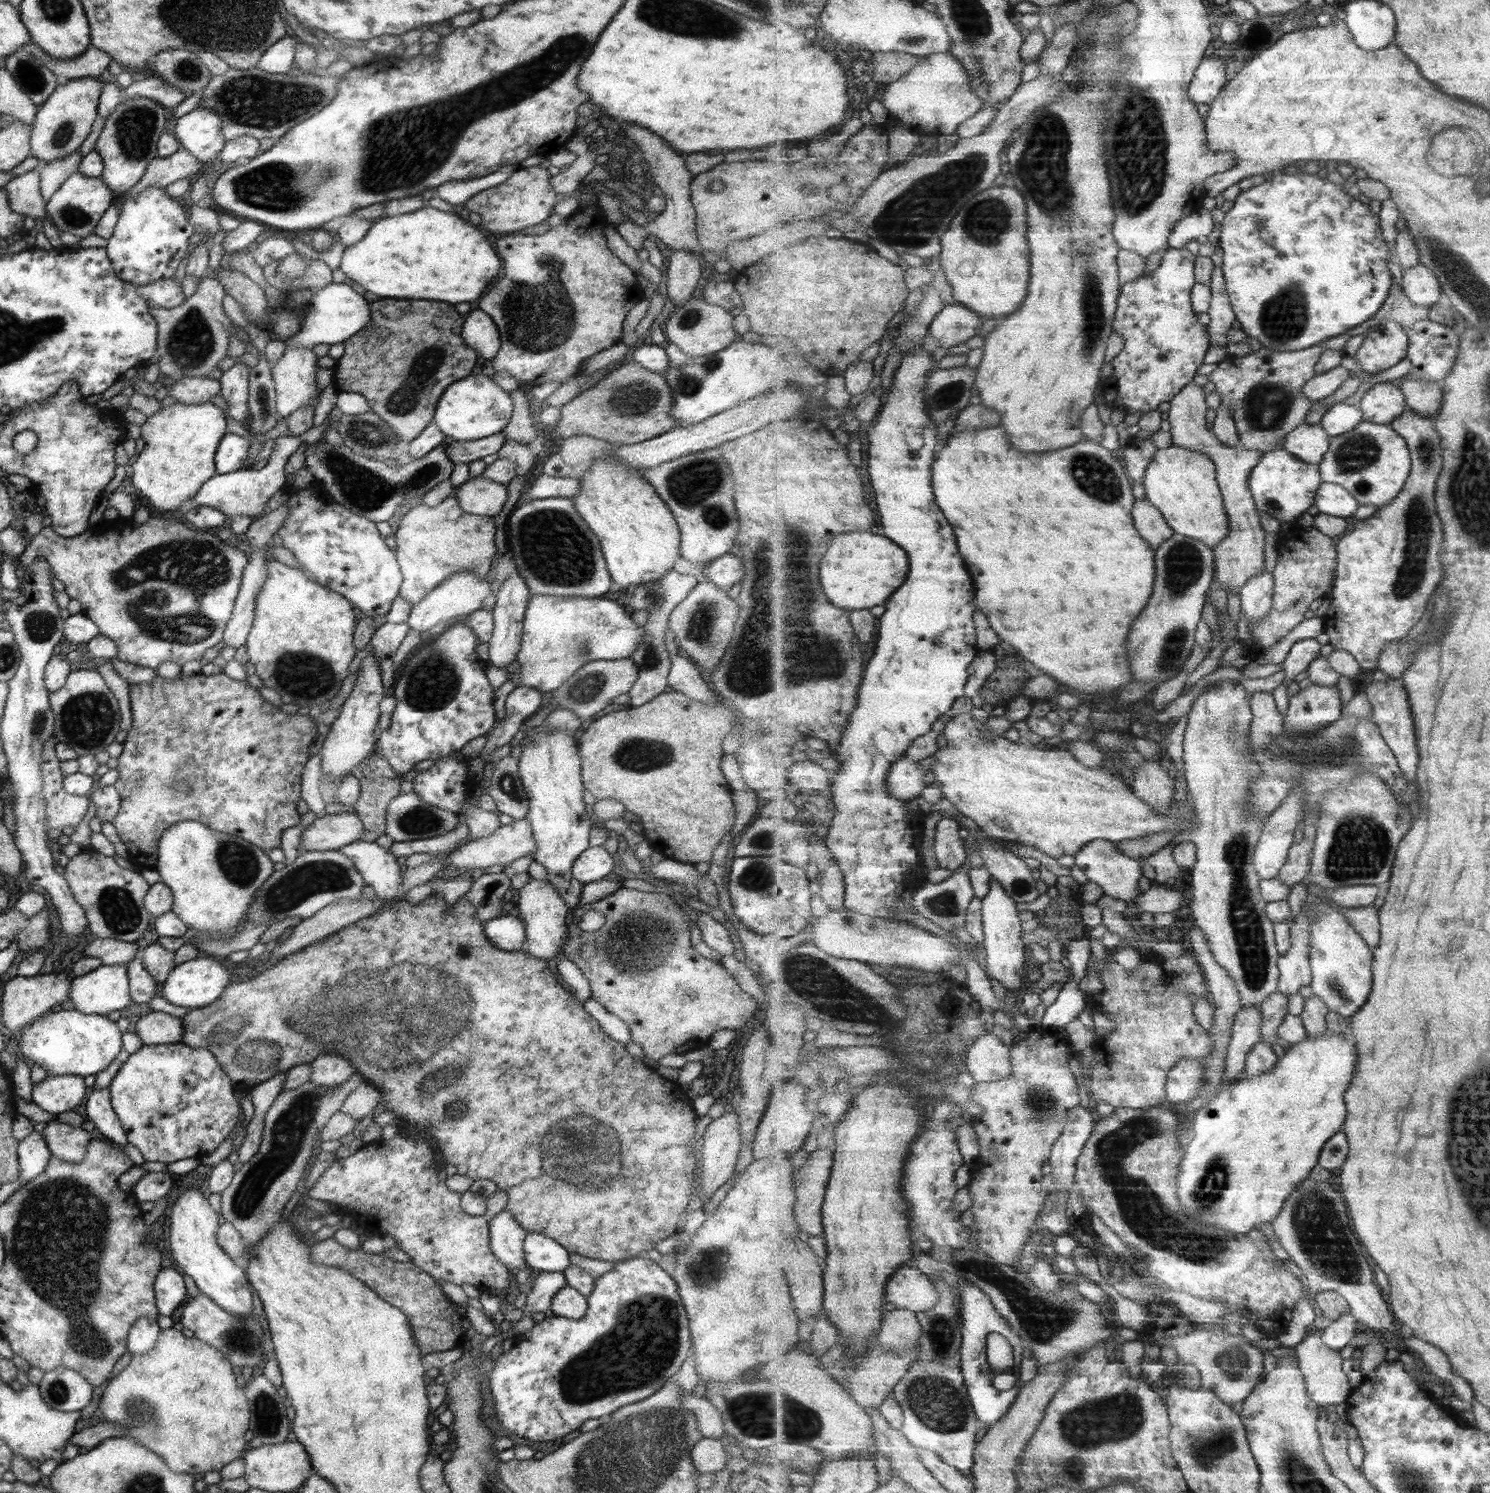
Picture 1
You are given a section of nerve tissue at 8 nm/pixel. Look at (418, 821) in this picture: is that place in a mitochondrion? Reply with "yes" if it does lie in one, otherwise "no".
yes

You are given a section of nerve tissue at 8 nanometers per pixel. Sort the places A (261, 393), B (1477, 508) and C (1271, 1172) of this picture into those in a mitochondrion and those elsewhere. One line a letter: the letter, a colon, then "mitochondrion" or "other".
A: mitochondrion
B: mitochondrion
C: other

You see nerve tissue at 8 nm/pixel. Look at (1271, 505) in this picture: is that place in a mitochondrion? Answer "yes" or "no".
yes

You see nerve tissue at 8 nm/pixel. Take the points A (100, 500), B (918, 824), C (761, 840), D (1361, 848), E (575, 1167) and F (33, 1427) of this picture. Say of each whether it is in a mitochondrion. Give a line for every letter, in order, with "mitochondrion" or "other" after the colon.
A: other
B: other
C: mitochondrion
D: mitochondrion
E: mitochondrion
F: other

